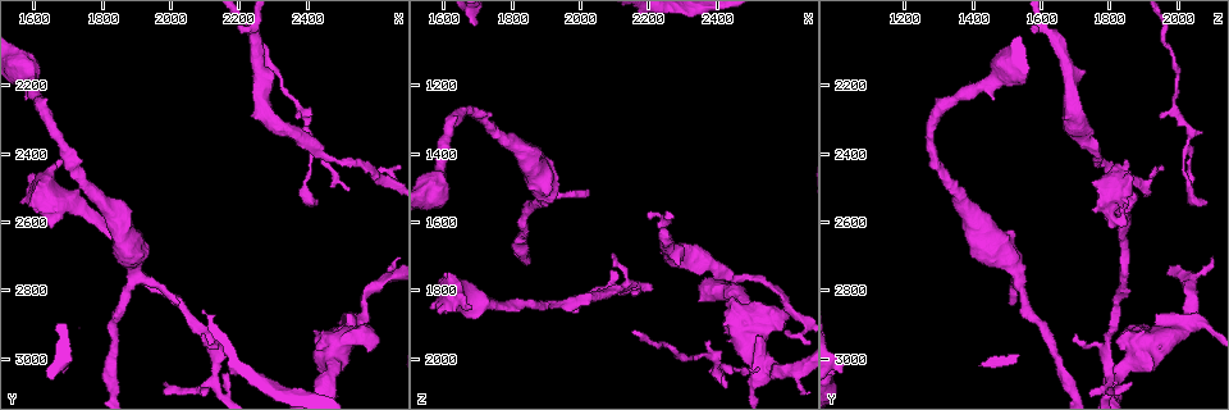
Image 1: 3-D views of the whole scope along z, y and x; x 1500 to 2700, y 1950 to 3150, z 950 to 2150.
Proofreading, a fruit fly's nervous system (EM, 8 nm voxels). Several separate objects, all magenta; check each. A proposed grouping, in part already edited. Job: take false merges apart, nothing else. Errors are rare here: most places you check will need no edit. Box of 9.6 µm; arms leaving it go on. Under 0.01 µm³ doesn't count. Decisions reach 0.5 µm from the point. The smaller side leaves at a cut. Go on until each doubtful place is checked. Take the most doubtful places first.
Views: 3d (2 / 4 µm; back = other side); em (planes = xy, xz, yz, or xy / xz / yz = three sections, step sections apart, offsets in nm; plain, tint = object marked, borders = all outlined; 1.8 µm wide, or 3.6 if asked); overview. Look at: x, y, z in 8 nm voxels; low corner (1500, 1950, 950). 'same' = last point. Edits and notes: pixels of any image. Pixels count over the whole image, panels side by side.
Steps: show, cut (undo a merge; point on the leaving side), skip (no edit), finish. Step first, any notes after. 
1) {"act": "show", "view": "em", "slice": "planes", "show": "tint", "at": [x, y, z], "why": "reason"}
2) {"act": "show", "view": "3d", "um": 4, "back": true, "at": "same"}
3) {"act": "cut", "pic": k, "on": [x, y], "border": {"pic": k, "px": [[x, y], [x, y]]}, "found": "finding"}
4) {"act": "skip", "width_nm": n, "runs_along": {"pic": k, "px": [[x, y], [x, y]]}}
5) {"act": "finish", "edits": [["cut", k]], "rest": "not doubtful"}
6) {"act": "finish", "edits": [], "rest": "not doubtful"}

{"act": "show", "view": "em", "slice": "planes", "show": "tint", "at": [2120, 3050, 1800]}

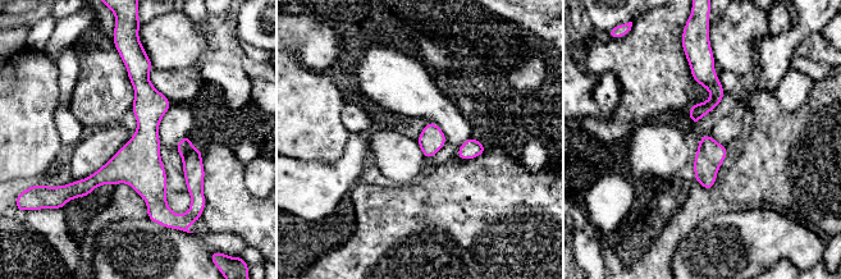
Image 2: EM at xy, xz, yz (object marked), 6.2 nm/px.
{"act": "skip", "runs_along": {"pic": 2, "px": [[140, 63], [147, 99], [152, 214]]}, "found": "all the same neuron"}

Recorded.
{"act": "show", "view": "em", "slice": "xz", "step": 8, "show": "tint", "at": [1590, 2160, 1480], "why": "thick turns thin"}

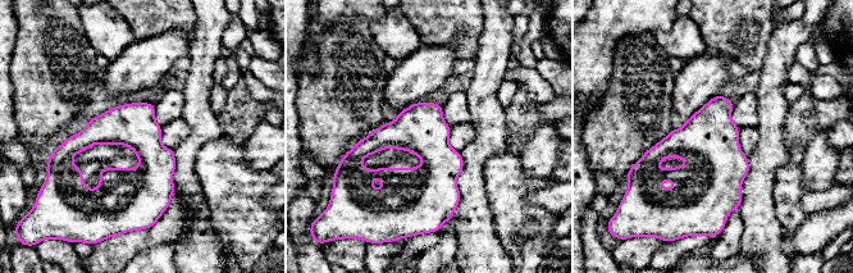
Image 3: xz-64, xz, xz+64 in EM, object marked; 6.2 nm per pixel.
{"act": "skip", "width_nm": 280, "found": "all the same neuron"}

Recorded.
{"act": "show", "view": "em", "slice": "planes", "show": "borders", "at": [2540, 2890, 2010]}

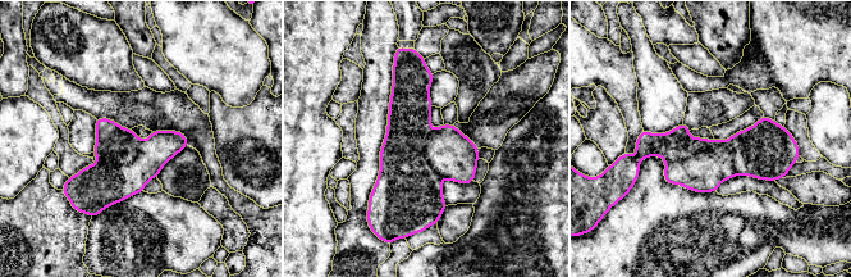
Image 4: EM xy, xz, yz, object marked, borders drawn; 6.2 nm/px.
{"act": "cut", "pic": 4, "on": [675, 145], "width_nm": 340, "border": {"pic": 4, "px": [[718, 140], [705, 151], [666, 164]]}, "found": "a second neuron is stuck on"}

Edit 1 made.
{"act": "show", "view": "overview", "why": "see it whole again"}

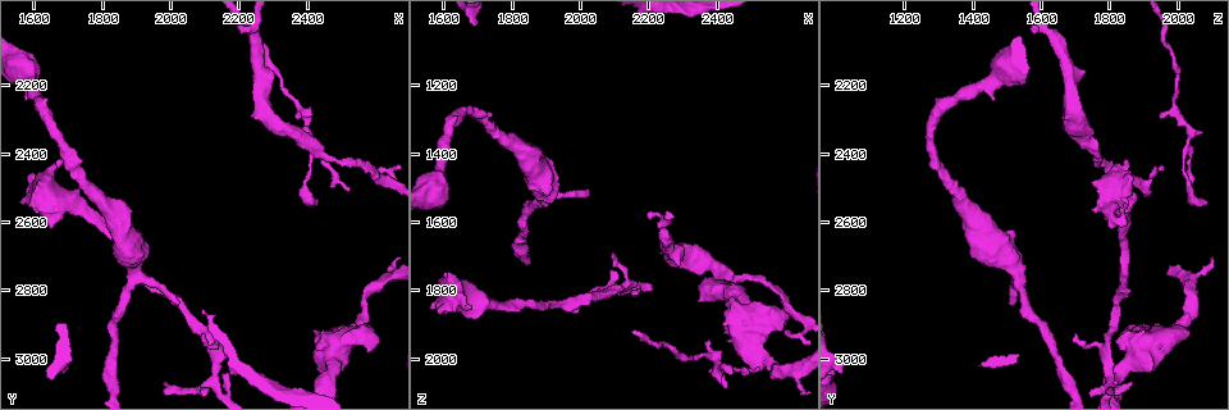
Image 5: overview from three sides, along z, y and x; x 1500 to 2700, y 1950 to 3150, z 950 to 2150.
{"act": "show", "view": "em", "slice": "xy", "step": 8, "show": "tint", "at": [2380, 2510, 2030]}

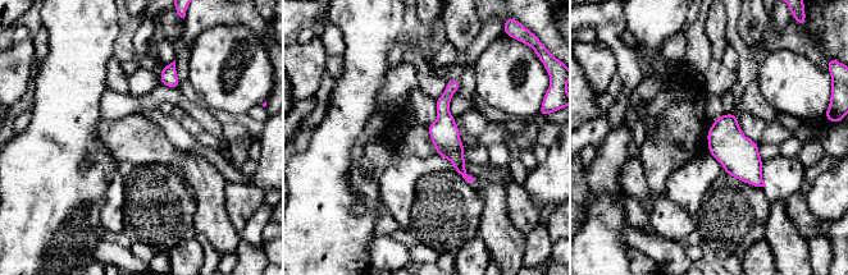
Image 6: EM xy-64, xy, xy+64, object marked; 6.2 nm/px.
{"act": "show", "view": "em", "slice": "yz", "step": 8, "show": "tint", "at": "same", "why": "cut it another way"}

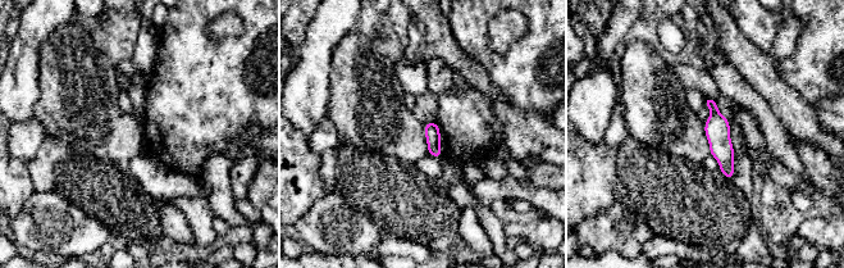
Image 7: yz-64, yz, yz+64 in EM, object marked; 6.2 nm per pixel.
{"act": "skip", "runs_along": {"pic": 7, "px": [[707, 101], [715, 112], [729, 175]]}, "found": "continuous, no second neuron"}

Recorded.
{"act": "show", "view": "3d", "um": 4, "at": [1690, 2530, 1820], "why": "a fork"}

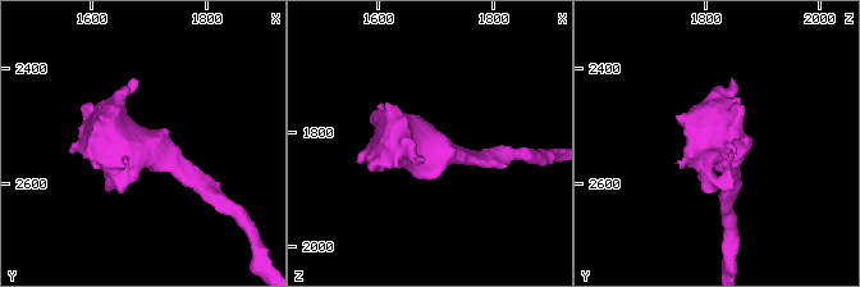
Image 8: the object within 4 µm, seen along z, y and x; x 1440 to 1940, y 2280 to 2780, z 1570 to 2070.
{"act": "show", "view": "em", "slice": "xy", "step": 4, "show": "tint", "at": [1680, 2530, 1820], "why": "shape alone is not enough"}

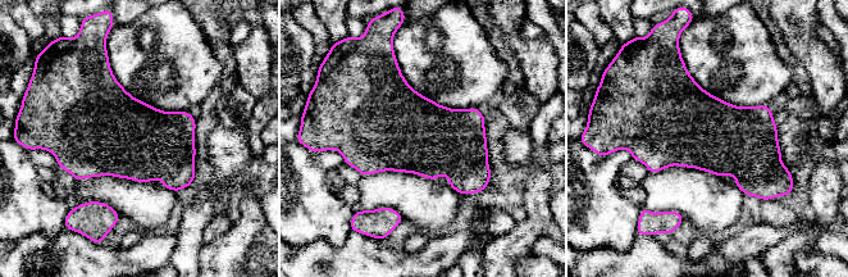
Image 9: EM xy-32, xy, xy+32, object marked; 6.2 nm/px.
{"act": "skip", "found": "all the same neuron"}

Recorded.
{"act": "finish", "edits": [["cut", 4]], "rest": "not doubtful"}

